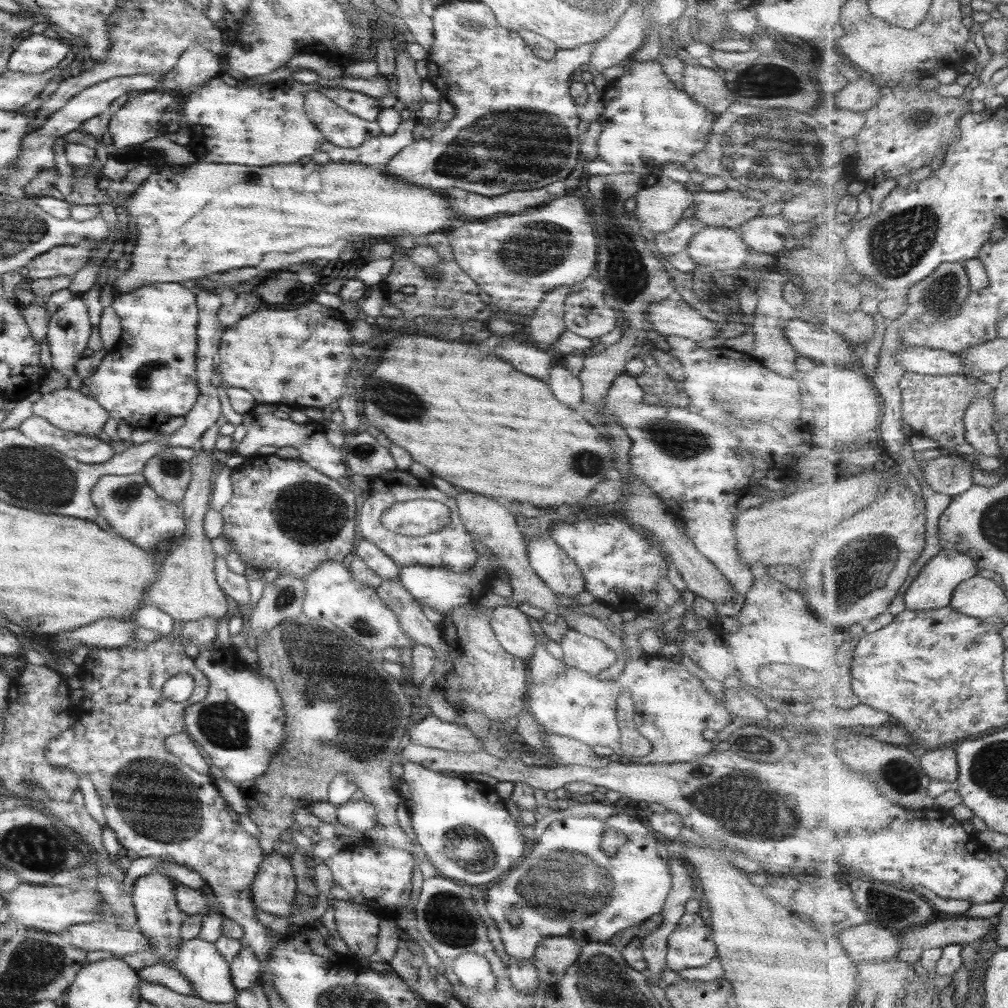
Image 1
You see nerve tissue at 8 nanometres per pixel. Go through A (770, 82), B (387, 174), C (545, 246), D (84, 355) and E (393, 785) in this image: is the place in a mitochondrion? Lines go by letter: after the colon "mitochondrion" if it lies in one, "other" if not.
A: mitochondrion
B: other
C: mitochondrion
D: other
E: other

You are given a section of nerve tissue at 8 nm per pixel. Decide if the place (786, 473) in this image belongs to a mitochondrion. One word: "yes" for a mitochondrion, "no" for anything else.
no

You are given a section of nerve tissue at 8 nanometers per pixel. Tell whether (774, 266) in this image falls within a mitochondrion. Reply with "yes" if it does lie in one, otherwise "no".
no

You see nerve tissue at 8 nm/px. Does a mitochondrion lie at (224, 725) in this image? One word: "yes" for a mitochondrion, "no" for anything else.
yes

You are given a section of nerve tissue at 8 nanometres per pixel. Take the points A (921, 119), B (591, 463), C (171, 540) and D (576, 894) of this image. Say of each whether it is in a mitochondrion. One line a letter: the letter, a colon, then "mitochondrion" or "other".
A: mitochondrion
B: mitochondrion
C: other
D: mitochondrion

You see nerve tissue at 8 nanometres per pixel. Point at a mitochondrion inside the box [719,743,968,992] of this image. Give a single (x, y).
(893, 909)

